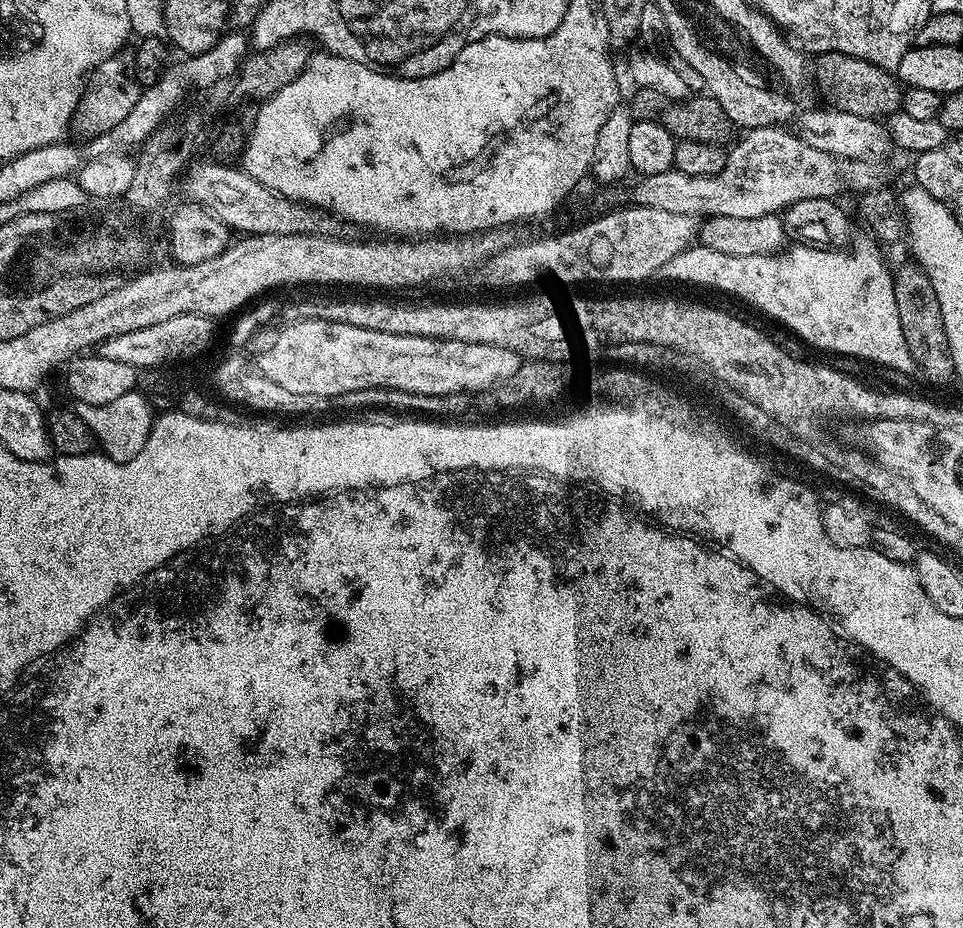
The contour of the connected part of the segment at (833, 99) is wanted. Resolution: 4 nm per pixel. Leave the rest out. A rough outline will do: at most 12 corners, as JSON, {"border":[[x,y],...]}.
{"border":[[826,52],[814,64],[829,105],[862,118],[901,111],[889,69]]}

